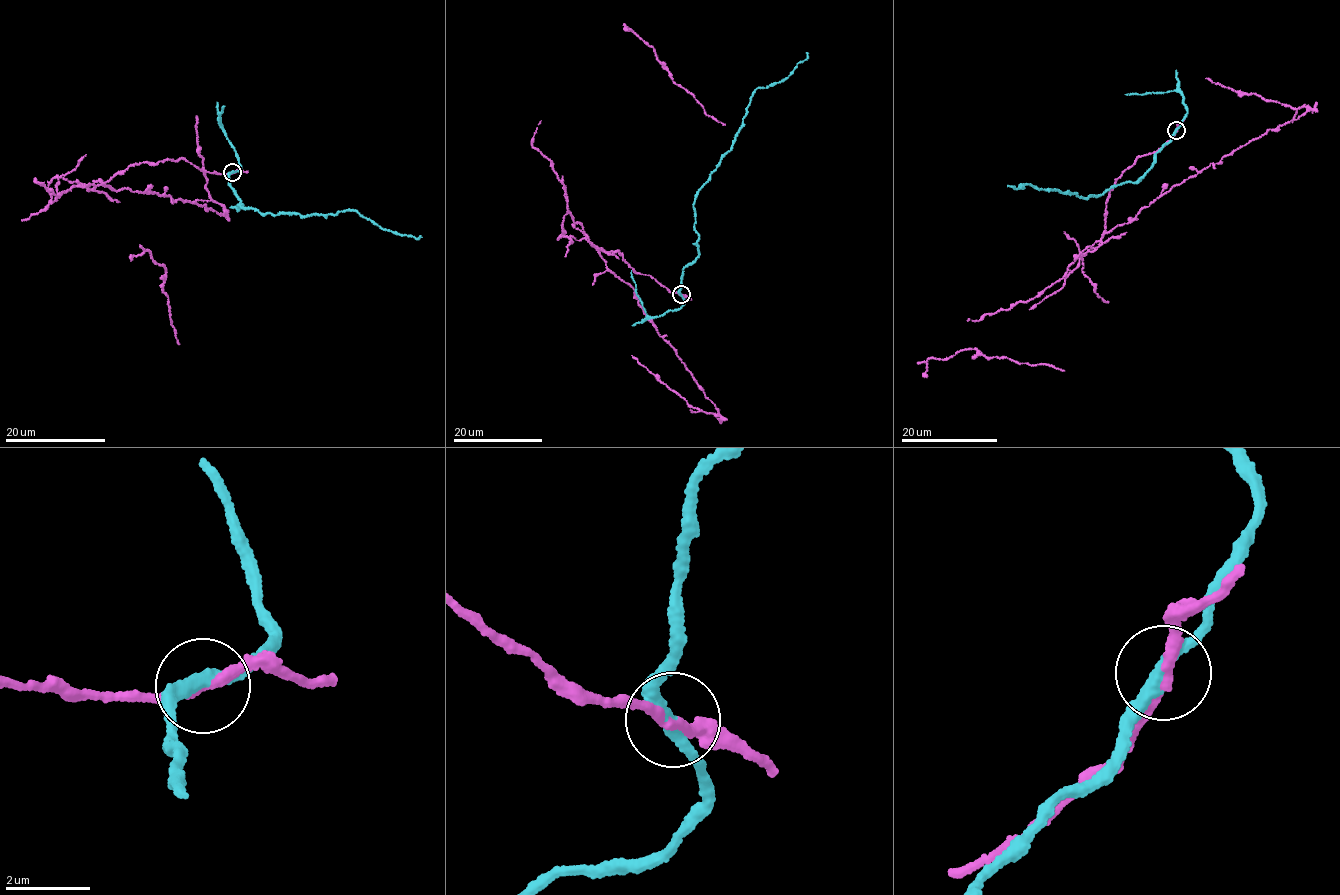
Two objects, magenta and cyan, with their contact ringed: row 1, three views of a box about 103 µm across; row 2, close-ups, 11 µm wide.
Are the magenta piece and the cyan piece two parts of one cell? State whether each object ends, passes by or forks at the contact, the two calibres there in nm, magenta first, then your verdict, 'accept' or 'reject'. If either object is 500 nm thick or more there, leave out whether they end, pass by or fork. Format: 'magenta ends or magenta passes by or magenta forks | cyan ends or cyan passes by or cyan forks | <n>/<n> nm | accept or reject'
magenta passes by | cyan passes by | 240/280 nm | reject

